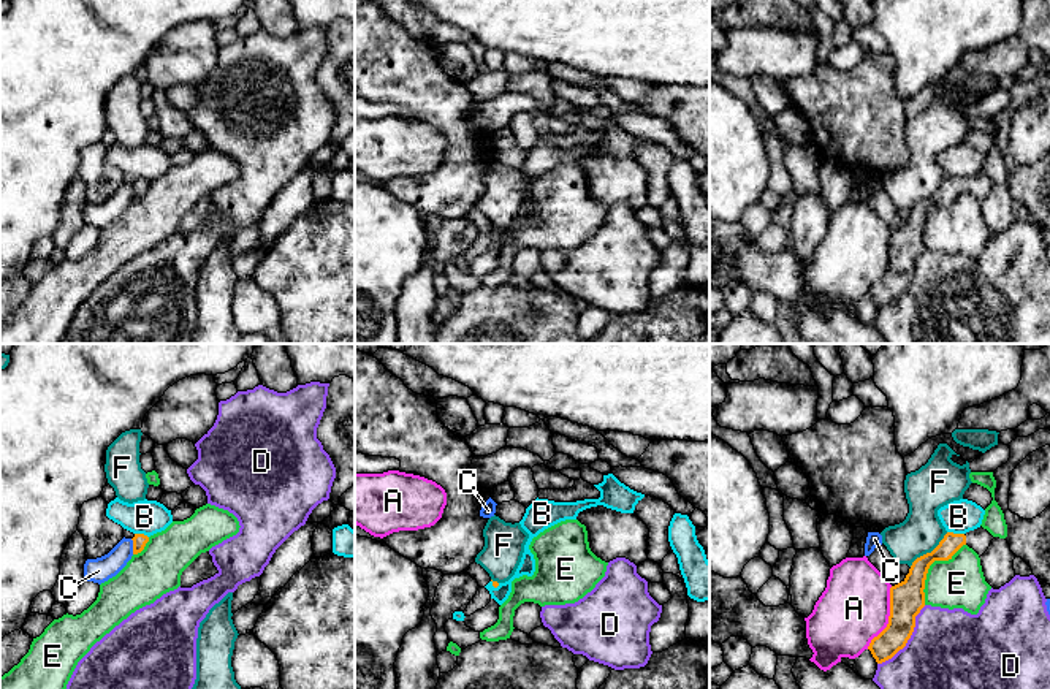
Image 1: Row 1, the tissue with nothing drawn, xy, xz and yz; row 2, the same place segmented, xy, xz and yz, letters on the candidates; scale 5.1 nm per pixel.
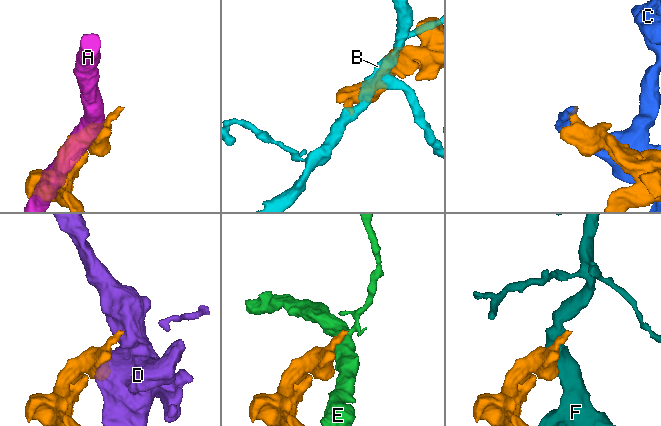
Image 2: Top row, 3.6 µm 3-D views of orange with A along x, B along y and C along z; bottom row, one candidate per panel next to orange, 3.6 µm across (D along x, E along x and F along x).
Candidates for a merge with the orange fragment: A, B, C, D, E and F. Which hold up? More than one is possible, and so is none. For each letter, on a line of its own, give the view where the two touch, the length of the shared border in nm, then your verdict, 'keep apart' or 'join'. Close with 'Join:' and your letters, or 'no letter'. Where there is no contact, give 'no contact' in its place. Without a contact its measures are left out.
A: contact in yz; length 340 nm; keep apart
B: contact in yz; length 90 nm; keep apart
C: contact in xy; length 80 nm; keep apart
D: contact in yz; length 380 nm; keep apart
E: contact in yz; length 380 nm; keep apart
F: contact in yz; length 260 nm; keep apart
Join: no letter

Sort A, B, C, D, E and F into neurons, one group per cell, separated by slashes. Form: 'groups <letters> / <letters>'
groups A / B / C / D / E / F

